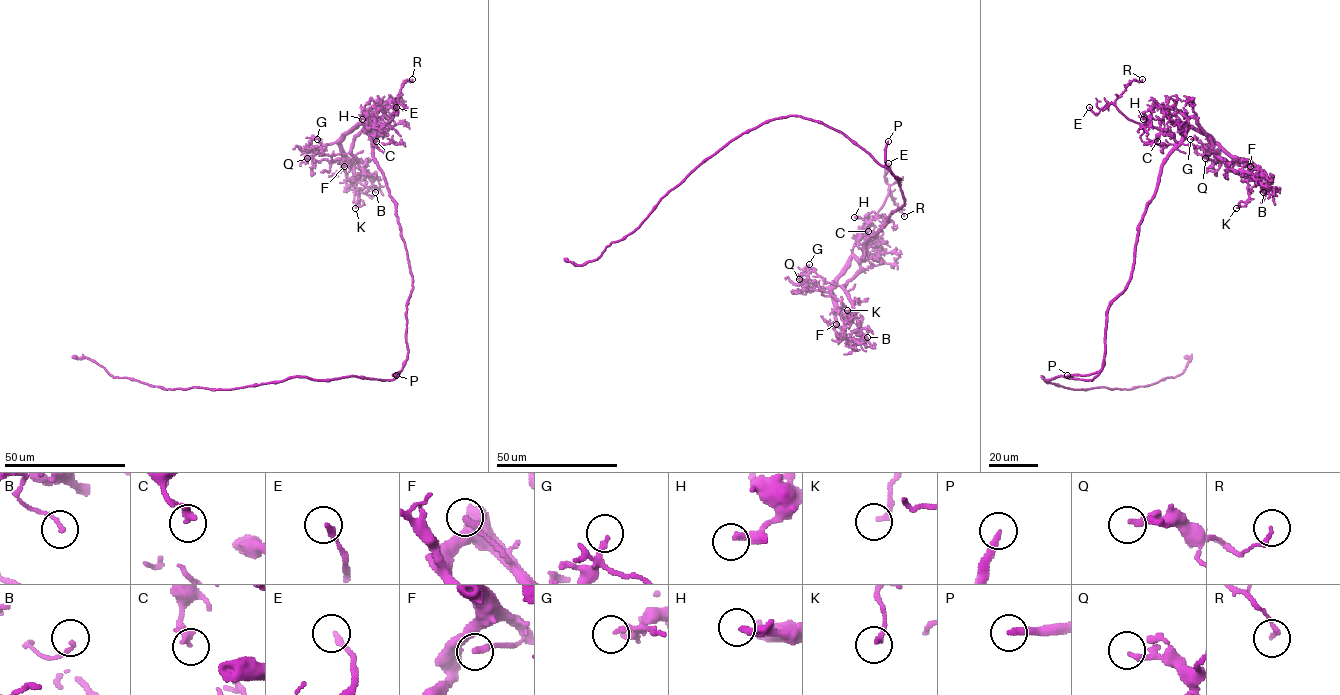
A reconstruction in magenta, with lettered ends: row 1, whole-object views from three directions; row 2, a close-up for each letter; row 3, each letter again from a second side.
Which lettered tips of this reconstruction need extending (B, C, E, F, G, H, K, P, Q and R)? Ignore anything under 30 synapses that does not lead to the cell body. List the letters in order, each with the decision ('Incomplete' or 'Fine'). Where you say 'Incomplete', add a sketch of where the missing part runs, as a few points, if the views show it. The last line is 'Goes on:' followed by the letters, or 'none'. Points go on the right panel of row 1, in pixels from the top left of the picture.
B: Fine
C: Fine
E: Fine
F: Fine
G: Fine
H: Fine
K: Fine
P: Incomplete
Q: Fine
R: Fine
Goes on: P

